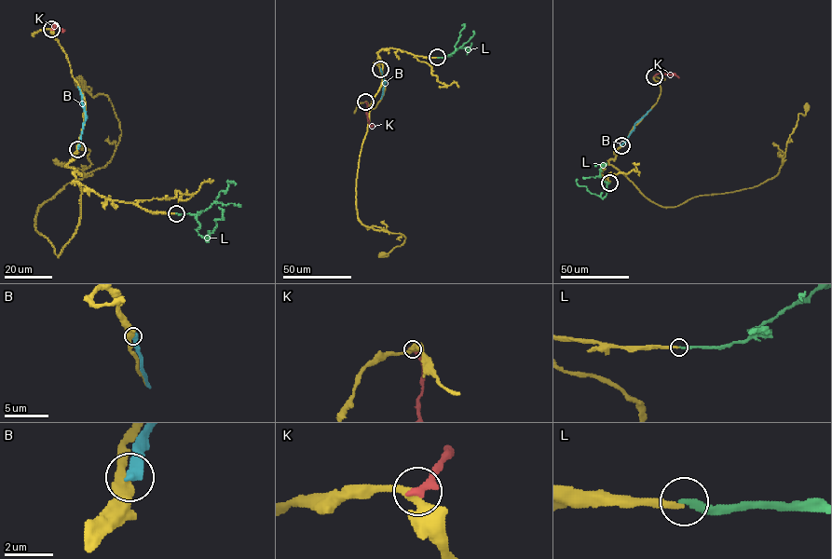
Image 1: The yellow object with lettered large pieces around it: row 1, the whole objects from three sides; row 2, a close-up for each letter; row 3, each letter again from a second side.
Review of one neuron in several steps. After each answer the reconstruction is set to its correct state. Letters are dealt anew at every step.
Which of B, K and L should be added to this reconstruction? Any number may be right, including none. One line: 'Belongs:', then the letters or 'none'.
Belongs: none

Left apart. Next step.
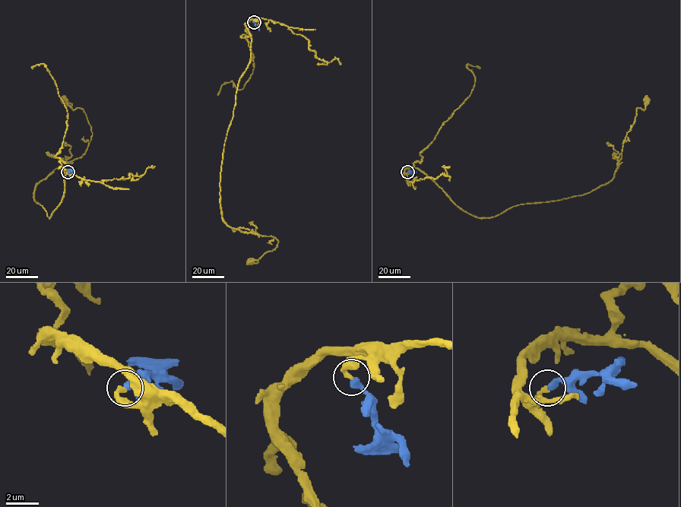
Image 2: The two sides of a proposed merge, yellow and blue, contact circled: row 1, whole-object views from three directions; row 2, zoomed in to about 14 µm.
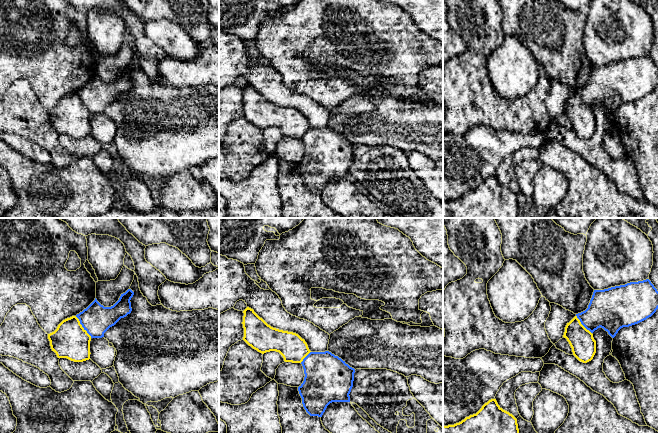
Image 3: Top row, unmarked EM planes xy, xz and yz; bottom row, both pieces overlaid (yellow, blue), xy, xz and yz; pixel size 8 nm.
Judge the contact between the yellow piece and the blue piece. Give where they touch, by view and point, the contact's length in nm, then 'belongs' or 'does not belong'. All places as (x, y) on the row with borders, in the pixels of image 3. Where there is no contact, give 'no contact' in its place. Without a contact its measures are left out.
xy (82, 327) | 220 nm | does not belong

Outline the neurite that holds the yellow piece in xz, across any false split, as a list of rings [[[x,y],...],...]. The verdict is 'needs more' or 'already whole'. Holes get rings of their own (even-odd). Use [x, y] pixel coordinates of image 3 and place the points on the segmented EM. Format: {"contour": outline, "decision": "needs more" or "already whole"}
{"contour": [[[249,307],[243,313],[243,340],[258,352],[276,351],[292,363],[301,363],[311,352],[298,334],[271,327]]], "decision": "already whole"}

